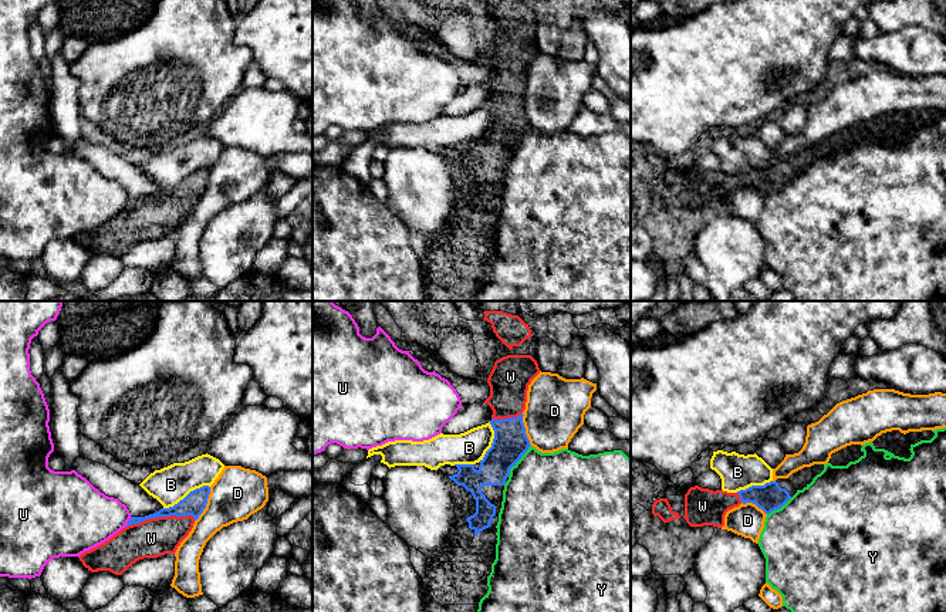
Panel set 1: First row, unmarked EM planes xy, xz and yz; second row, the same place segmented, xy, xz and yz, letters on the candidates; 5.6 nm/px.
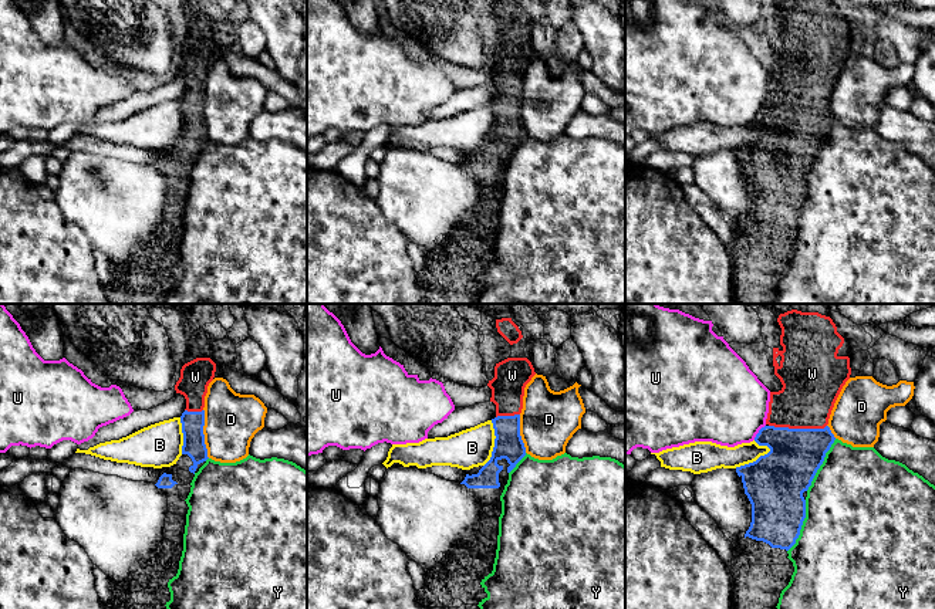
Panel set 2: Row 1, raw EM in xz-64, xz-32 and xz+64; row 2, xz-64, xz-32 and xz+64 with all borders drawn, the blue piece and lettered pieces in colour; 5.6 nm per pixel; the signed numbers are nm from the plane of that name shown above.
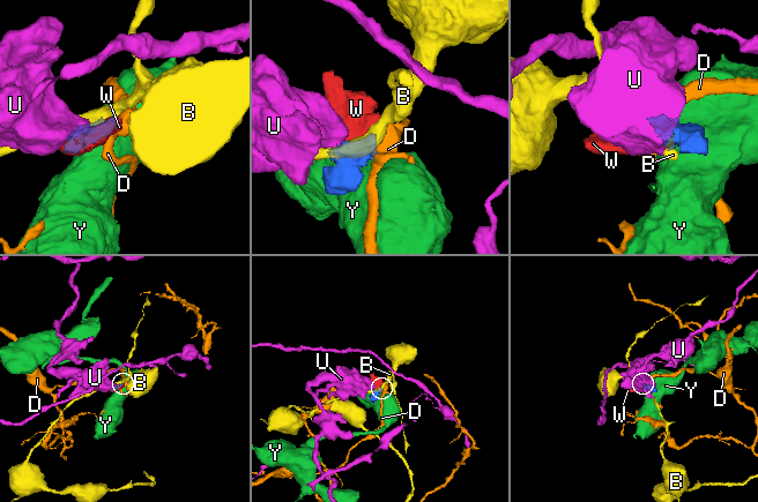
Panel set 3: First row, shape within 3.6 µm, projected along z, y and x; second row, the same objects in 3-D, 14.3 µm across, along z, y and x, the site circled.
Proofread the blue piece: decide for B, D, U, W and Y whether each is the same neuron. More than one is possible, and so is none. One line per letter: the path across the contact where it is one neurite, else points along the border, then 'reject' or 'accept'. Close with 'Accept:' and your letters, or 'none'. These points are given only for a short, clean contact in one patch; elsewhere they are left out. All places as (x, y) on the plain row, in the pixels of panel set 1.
B: reject
D: border xy (210, 169), (206, 189), (195, 203); reject
U: border xy (131, 199), (125, 208); reject
W: accept
Y: reject
Accept: W

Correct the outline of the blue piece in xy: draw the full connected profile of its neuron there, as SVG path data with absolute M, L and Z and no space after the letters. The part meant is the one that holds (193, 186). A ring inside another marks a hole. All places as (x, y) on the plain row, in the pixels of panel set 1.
M203 168L173 189L145 199L131 199L125 210L81 236L80 243L91 254L109 253L122 257L139 241L175 236L206 190L209 176L210 169Z

